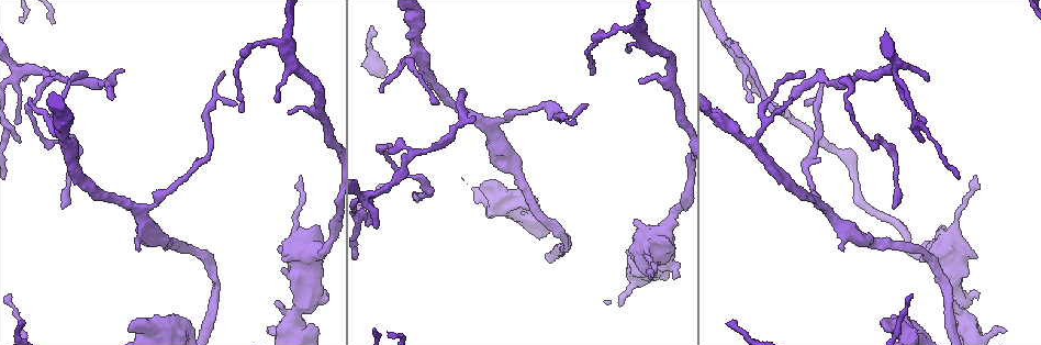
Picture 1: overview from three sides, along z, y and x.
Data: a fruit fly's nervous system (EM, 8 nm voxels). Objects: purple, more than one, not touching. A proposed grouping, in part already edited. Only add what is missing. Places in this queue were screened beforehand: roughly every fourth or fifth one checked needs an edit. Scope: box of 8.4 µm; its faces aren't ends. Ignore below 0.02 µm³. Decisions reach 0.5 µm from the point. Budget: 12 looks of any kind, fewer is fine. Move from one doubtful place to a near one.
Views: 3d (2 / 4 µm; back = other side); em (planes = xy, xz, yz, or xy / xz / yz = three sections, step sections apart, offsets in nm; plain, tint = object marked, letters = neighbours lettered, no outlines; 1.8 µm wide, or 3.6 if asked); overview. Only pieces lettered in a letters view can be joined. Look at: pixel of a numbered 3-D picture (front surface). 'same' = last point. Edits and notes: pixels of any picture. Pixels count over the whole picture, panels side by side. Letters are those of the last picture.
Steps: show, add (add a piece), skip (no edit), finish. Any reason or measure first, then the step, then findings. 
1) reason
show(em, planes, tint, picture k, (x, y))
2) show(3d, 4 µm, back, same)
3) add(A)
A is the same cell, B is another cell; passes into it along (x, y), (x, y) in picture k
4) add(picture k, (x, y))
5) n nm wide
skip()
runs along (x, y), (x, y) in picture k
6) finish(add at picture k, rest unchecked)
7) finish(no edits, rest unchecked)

tapers out
show(em, xz, step 4, tint, picture 1, (975, 176))

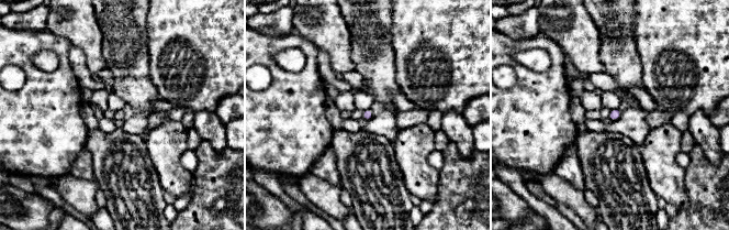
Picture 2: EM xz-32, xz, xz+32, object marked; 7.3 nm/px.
show(em, planes, letters, same)

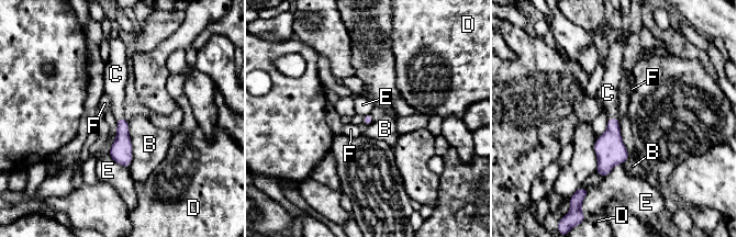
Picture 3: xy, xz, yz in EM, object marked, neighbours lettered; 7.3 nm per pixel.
add(C)
C is the same cell, B, D, E and F are other cells; the cell continues

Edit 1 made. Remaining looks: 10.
redraw
show(overview)

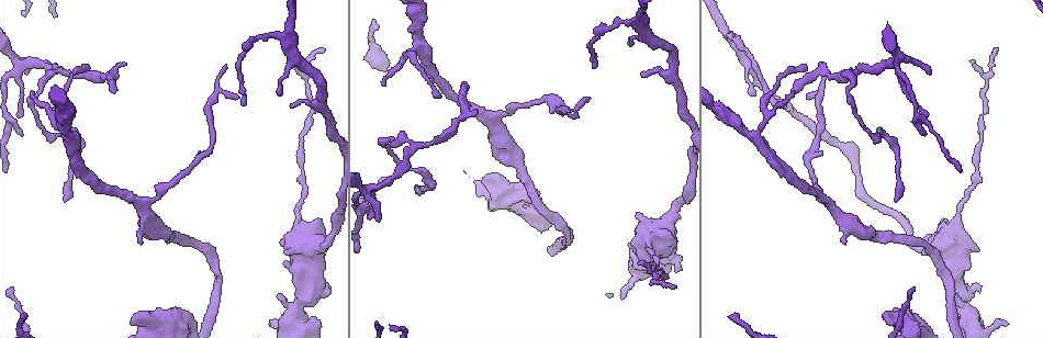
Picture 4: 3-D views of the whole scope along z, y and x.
show(em, xz, step 8, letters, picture 4, (629, 247))

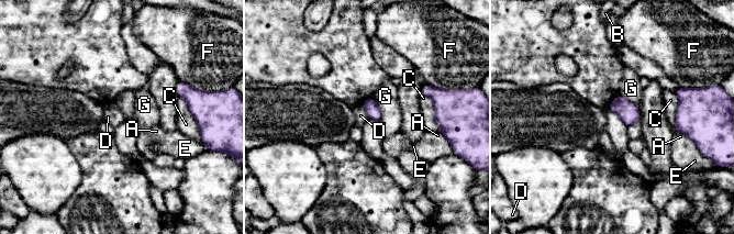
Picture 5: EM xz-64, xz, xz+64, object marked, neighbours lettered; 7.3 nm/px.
cut it another way
show(em, planes, letters, same)

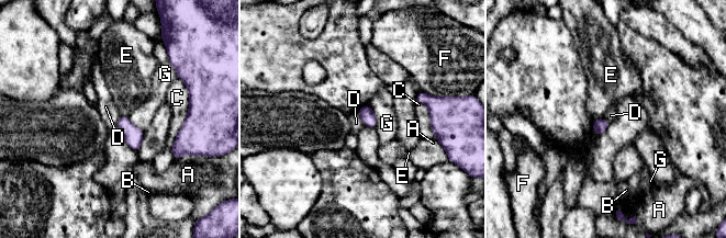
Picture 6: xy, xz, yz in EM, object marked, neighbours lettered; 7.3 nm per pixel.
C touches over 460 nm
skip()
A, B, C, D, E, F and G are other cells; none of them fits

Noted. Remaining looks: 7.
free end
show(em, planes, tint, picture 4, (807, 98))

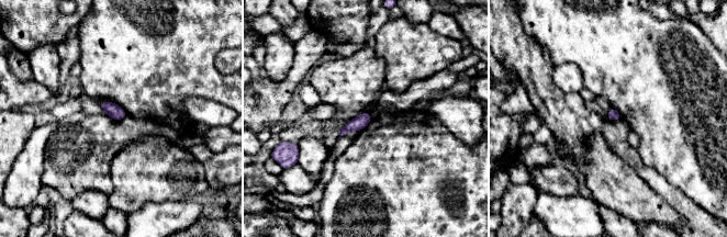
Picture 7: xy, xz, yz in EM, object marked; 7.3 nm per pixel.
see the neighbours
show(em, planes, letters, same)

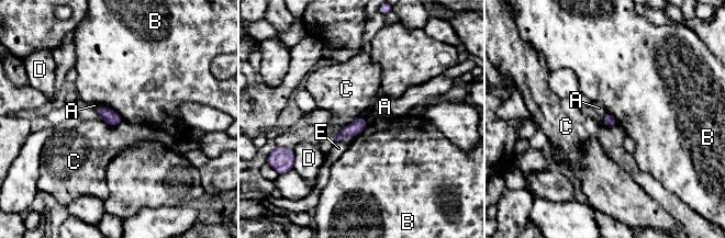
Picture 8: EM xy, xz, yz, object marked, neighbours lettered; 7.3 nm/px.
skip()
A, B, C, D and E are other cells; border along (358, 116), (335, 135), (334, 142) in picture 8; no lettered piece goes on from it

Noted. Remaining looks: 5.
free end
show(em, planes, letters, picture 4, (466, 81))

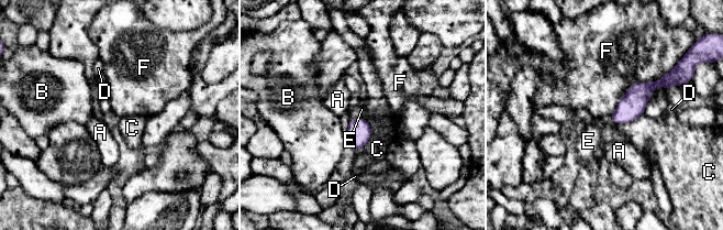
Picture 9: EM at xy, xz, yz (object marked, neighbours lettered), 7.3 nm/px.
add(E)
E is the same cell, A, B, C, D and F are other cells; passes into it along (359, 131), (358, 118), (356, 111) in picture 9; the cell continues

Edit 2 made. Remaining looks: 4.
redraw
show(overview)

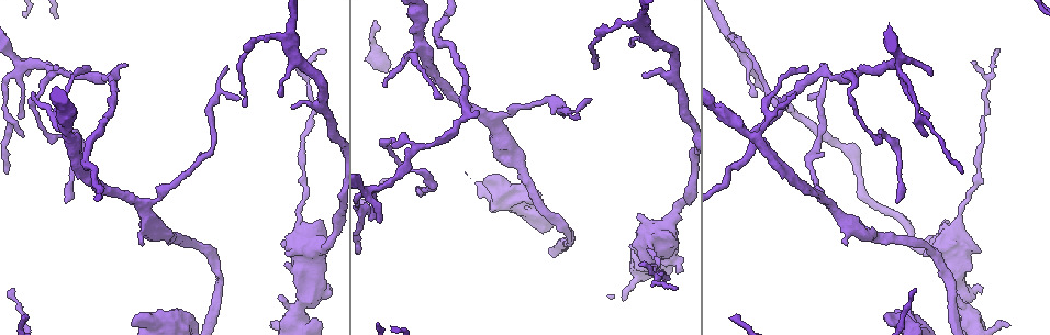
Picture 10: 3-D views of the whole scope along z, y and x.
thick end
show(em, planes, letters, picture 10, (134, 317))

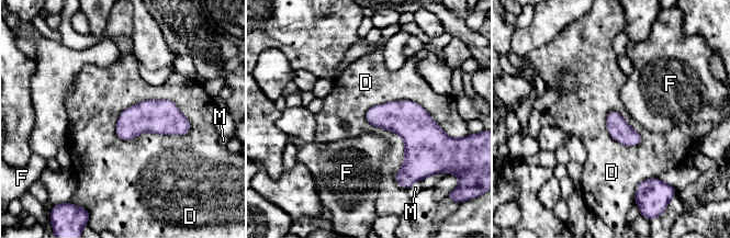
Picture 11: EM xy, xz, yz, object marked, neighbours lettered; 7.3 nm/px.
D touches over 550 nm
skip()
D, F and M are other cells; none of them fits

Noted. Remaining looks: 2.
finish(add at picture 3, add at picture 9, rest unchecked)

